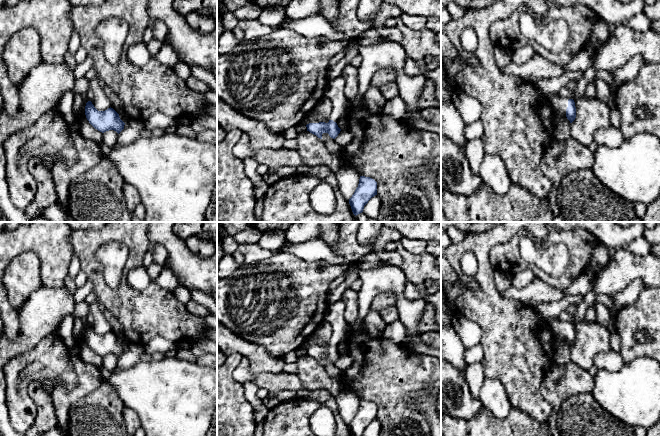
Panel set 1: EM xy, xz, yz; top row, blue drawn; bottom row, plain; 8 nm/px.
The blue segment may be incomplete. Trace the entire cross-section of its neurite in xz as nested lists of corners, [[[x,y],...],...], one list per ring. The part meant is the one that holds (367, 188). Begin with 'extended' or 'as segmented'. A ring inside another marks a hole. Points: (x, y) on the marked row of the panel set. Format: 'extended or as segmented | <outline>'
as segmented | [[[360,176],[358,187],[349,199],[353,214],[356,216],[363,212],[368,201],[377,195],[377,182],[365,176]]]

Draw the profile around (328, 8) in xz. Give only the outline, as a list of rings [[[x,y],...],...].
[[[319,0],[320,15],[325,17],[330,23],[334,23],[337,17],[338,0]]]

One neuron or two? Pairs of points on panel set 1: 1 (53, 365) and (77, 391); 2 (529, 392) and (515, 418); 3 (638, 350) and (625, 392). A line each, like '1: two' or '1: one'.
1: two
2: two
3: two

